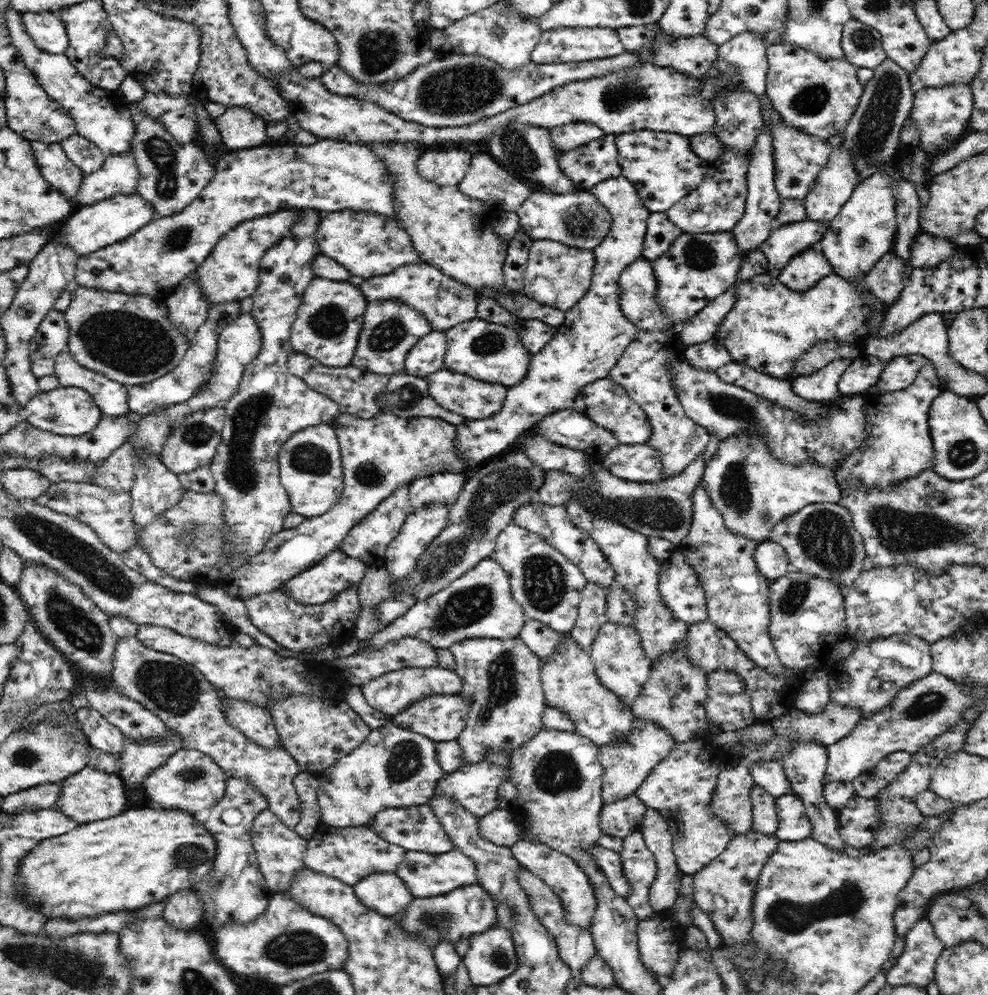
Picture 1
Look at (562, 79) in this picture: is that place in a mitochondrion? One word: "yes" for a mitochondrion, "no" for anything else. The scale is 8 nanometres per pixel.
no

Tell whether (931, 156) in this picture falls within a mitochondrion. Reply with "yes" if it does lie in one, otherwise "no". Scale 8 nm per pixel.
no

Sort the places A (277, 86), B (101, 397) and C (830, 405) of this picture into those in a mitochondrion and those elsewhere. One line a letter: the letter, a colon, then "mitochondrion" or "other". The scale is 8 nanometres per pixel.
A: other
B: other
C: other

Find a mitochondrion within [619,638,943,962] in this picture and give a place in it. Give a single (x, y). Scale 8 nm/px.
(789, 917)

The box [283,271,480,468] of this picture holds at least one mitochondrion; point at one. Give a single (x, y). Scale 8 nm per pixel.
(328, 322)

